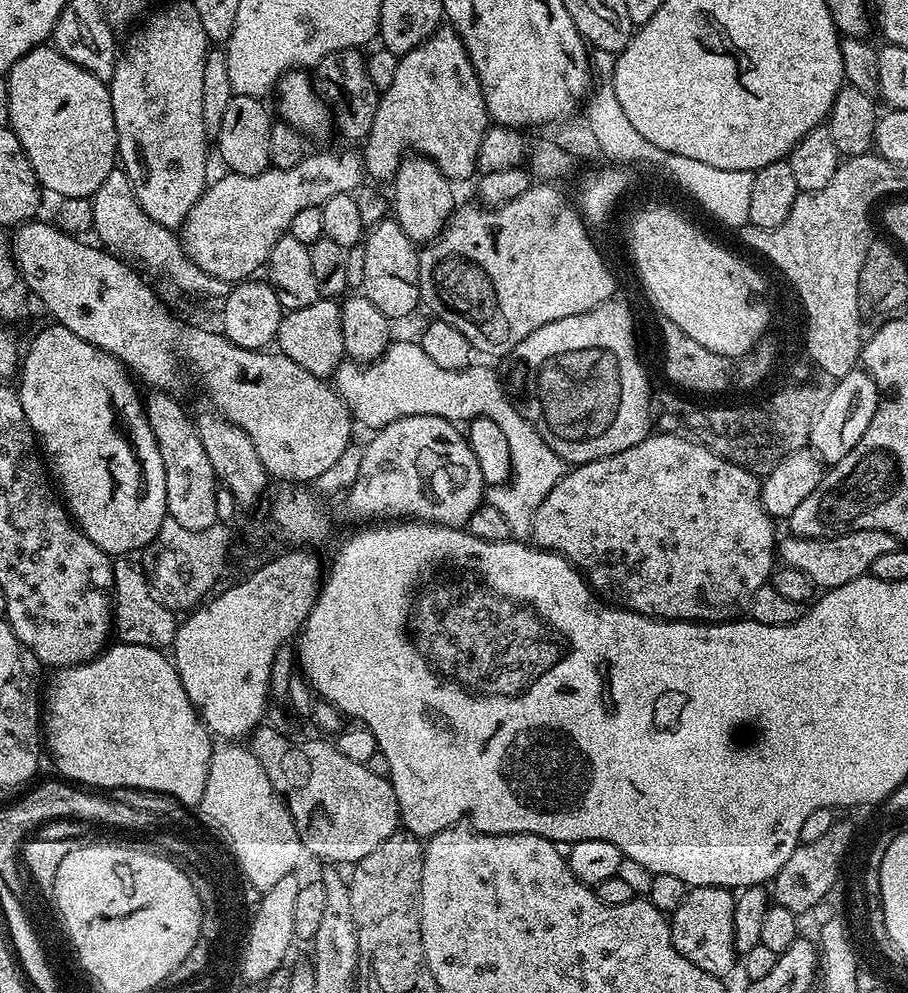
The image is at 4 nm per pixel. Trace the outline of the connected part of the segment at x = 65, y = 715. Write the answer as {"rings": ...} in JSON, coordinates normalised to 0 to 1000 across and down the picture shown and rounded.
{"rings":[[[128,647],[116,652],[115,656],[105,661],[102,665],[96,665],[93,669],[79,669],[76,673],[67,673],[61,680],[57,690],[54,693],[52,690],[51,704],[46,709],[46,741],[51,746],[52,756],[53,753],[57,756],[57,765],[62,768],[63,775],[67,777],[67,779],[65,778],[67,782],[88,792],[100,792],[106,796],[118,796],[130,792],[160,794],[166,798],[181,798],[184,802],[191,802],[193,806],[198,807],[204,812],[219,811],[222,796],[227,796],[227,783],[231,775],[236,745],[229,734],[225,732],[220,718],[209,707],[209,703],[198,686],[193,668],[177,654]]]}

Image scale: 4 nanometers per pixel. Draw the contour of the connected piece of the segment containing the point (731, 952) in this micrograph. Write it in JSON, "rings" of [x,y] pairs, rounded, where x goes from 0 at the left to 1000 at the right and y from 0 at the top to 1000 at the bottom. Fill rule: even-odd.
{"rings":[[[778,892],[759,894],[751,912],[738,919],[740,948],[751,961],[769,977],[781,979],[784,983],[796,984],[806,974],[812,974],[813,960],[808,953],[808,908],[809,901],[803,895]]]}

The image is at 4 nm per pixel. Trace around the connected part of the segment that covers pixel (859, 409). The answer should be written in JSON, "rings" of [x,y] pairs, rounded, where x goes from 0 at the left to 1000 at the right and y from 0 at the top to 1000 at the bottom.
{"rings":[[[941,373],[924,380],[917,387],[921,388],[912,391],[910,409],[905,409],[905,413],[896,421],[890,438],[893,454],[912,469],[927,465],[927,461],[932,461],[932,457],[936,457],[936,453],[941,453],[941,449],[949,445],[949,437],[954,437],[954,429],[958,429],[970,400],[969,392],[950,373]]]}

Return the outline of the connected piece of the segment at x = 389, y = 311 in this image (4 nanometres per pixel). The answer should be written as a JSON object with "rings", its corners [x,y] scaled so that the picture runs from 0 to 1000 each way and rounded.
{"rings":[[[427,220],[420,226],[404,231],[399,243],[401,250],[401,290],[404,298],[428,323],[436,324],[464,309],[463,289],[460,288],[460,264],[463,255],[459,247],[443,232],[435,220]]]}

